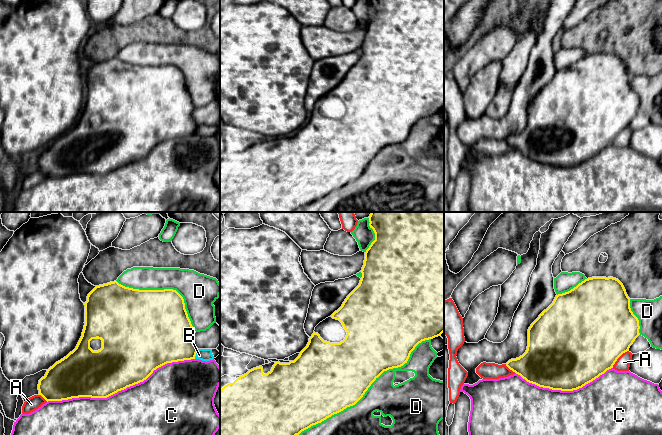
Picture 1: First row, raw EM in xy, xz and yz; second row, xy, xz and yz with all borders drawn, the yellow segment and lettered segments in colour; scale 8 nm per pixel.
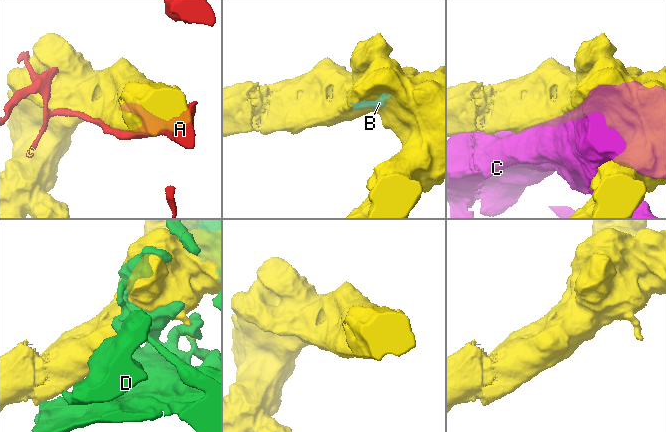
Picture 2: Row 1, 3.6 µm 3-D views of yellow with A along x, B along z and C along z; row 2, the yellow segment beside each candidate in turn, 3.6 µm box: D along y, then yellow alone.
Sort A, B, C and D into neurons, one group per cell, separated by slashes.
A B / C / D

